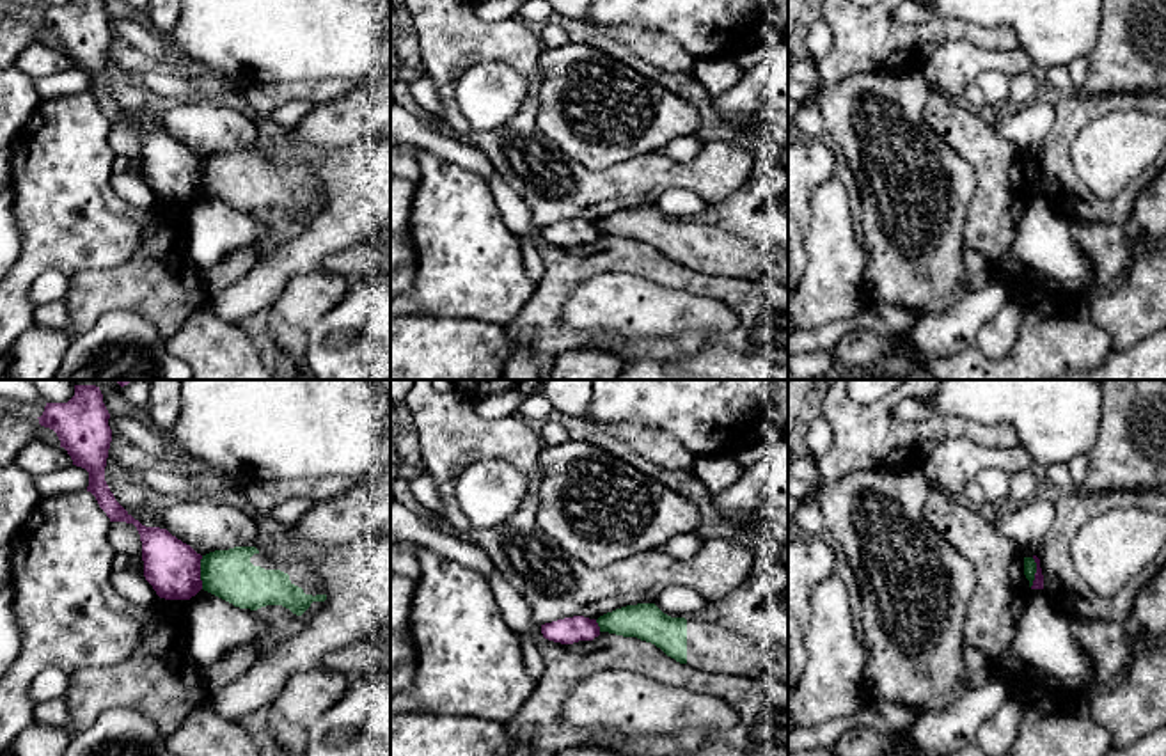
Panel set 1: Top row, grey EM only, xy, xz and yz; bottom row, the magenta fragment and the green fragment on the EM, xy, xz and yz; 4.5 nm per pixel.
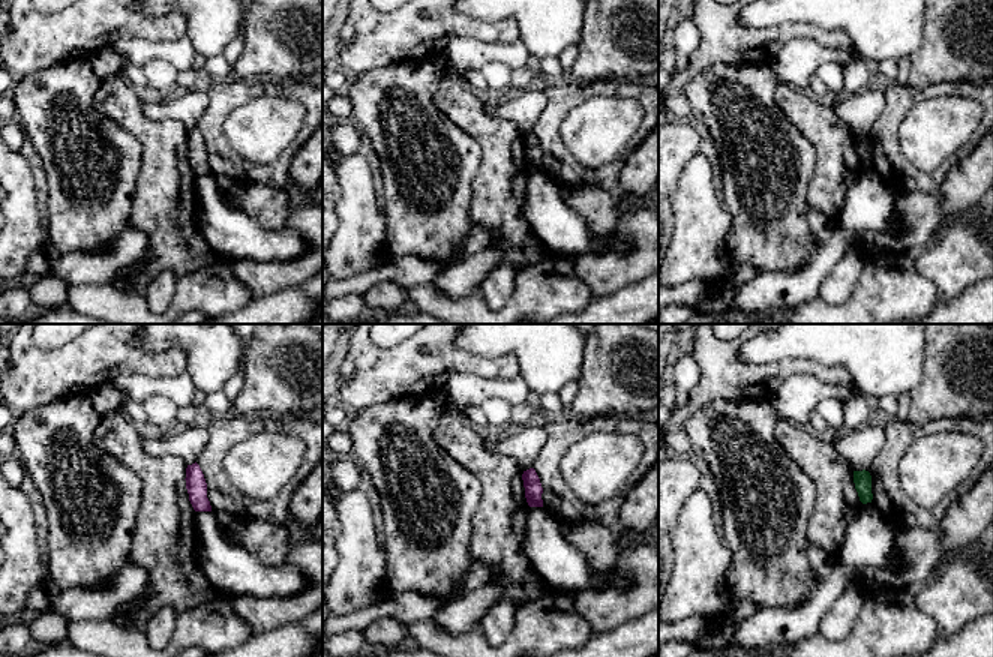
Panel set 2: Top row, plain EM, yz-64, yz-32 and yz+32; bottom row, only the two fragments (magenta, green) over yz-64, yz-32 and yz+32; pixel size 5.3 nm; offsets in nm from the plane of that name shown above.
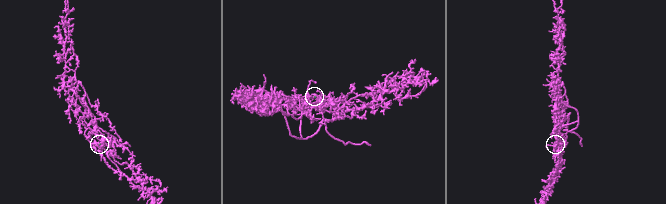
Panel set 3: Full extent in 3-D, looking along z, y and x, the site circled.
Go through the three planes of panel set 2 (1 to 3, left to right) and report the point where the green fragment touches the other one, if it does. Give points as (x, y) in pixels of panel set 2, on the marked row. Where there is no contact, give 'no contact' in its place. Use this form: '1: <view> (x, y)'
1: no contact
2: no contact
3: no contact

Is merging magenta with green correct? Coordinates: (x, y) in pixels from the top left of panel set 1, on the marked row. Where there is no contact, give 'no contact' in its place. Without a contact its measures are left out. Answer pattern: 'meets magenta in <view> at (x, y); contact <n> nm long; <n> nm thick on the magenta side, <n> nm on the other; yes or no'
meets magenta in xy at (199, 572); contact 150 nm long; 240 nm thick on the magenta side, 220 nm on the other; no

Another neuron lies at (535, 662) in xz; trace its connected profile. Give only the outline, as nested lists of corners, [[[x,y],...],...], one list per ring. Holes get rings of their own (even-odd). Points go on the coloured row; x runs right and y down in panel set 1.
[[[516,634],[522,644],[522,651],[525,657],[525,664],[527,664],[527,673],[529,676],[534,680],[534,683],[538,685],[545,674],[545,662],[543,657],[536,646],[536,642],[524,634]]]

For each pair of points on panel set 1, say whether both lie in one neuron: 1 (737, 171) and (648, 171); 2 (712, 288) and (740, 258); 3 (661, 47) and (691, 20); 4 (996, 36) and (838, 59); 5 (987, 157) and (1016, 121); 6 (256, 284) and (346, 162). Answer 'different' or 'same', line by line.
1: same
2: different
3: different
4: same
5: different
6: same

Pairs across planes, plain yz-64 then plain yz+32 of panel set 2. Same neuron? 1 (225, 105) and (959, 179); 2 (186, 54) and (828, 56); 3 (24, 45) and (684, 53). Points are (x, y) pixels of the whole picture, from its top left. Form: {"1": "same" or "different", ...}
{"1": "different", "2": "same", "3": "different"}

